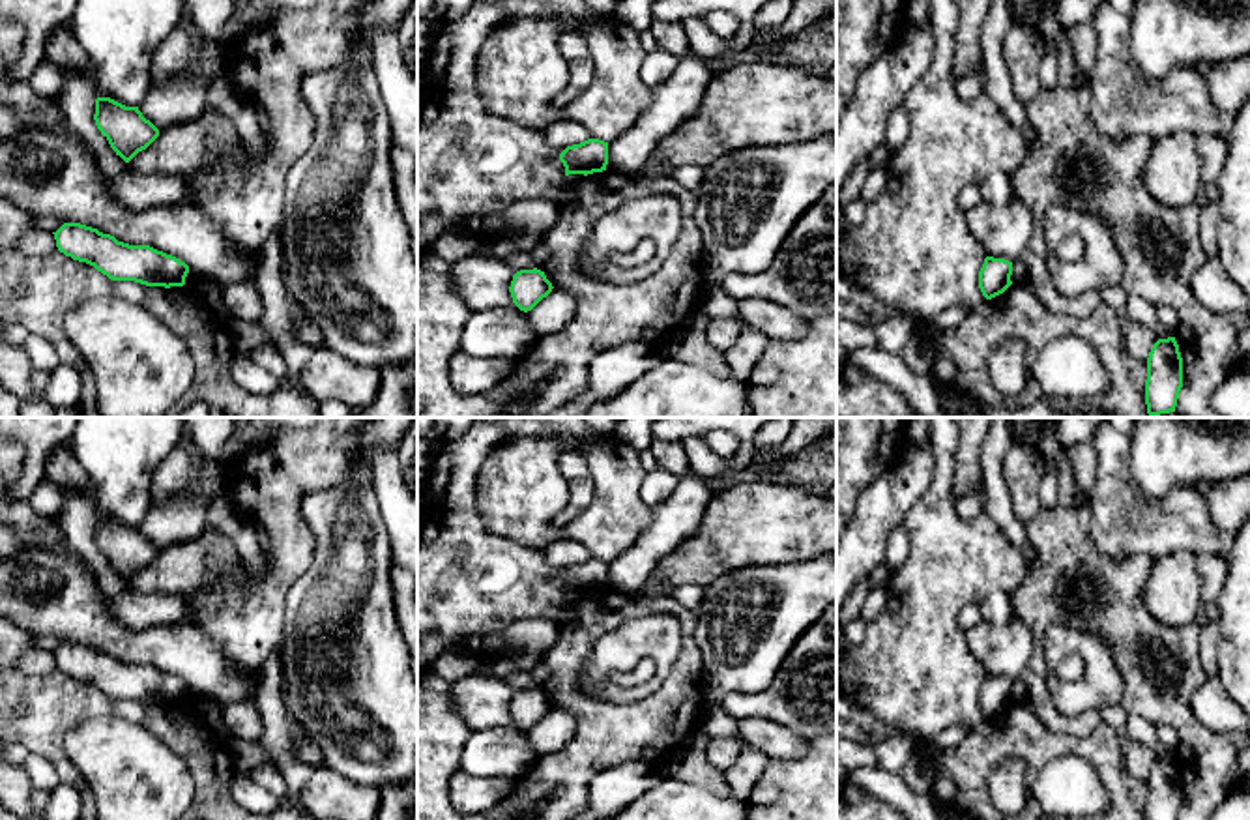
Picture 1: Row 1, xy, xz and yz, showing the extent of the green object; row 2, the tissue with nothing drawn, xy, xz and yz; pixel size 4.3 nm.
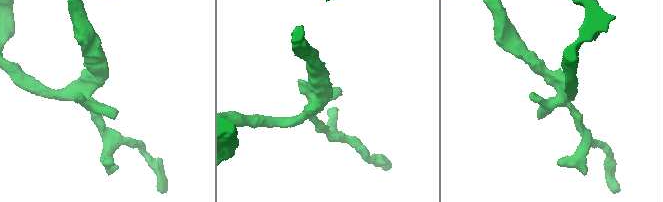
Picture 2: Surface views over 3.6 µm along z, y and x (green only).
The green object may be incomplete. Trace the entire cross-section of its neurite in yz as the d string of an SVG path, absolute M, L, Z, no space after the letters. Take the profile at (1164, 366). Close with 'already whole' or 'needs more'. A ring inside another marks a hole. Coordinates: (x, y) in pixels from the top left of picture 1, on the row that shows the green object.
M1175 337L1158 339L1147 358L1145 404L1149 417L1175 412L1183 388L1183 358Z | already whole

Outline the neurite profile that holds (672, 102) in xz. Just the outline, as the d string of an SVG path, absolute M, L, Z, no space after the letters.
M681 56L670 79L651 88L651 101L638 122L608 142L606 170L623 176L642 174L659 140L698 110L713 75L700 58Z

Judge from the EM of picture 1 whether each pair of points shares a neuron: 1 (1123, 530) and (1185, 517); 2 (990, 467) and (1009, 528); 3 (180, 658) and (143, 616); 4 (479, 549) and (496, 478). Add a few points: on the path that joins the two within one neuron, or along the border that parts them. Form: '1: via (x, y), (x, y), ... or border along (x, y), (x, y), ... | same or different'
1: via (1138, 525), (1170, 525) | same
2: via (994, 482), (1002, 513) | same
3: border along (109, 607), (131, 629), (167, 622), (191, 624) | different
4: border along (476, 483), (481, 523), (524, 547) | different

